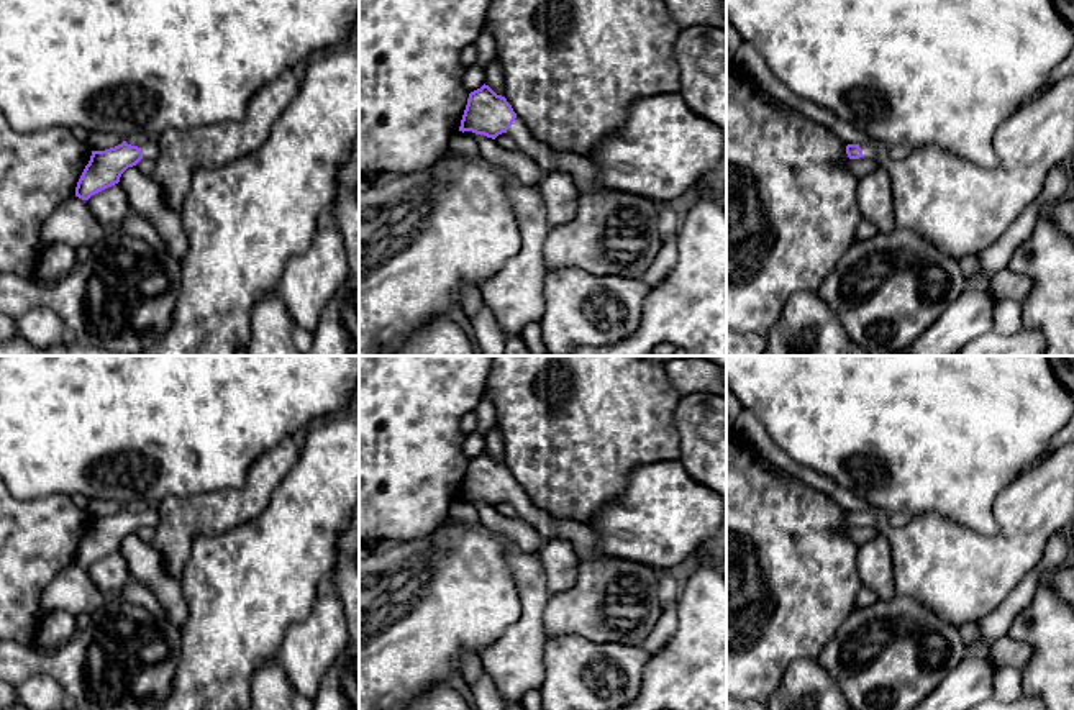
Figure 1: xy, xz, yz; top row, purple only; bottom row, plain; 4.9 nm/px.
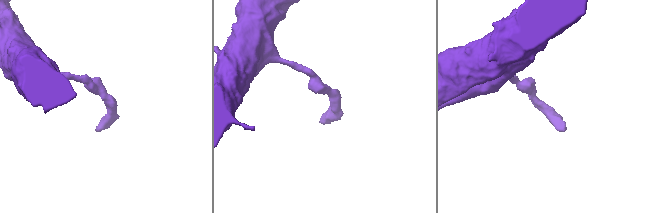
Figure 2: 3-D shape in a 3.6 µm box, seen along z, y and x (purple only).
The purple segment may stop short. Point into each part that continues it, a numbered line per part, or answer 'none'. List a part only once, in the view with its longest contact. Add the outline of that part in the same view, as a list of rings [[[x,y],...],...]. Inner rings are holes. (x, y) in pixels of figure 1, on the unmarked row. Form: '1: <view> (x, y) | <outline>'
1: xz (584, 540) | [[[517,484],[507,502],[517,510],[517,515],[531,523],[543,538],[559,538],[569,541],[580,561],[598,561],[607,558],[597,549],[597,533],[580,521],[557,518],[535,507],[521,487]]]

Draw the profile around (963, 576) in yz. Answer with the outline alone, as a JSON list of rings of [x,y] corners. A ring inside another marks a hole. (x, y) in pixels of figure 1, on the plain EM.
[[[749,410],[740,412],[731,433],[844,510],[872,512],[890,546],[895,594],[918,600],[958,628],[990,615],[1040,562],[1049,538],[1074,521],[1074,443],[1000,490],[992,508],[999,530],[982,535],[935,513],[892,528],[885,512],[794,462]]]

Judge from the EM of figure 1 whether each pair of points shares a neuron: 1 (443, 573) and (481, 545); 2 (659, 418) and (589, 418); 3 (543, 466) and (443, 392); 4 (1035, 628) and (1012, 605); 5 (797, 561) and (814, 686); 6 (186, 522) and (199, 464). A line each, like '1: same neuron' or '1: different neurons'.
1: same neuron
2: same neuron
3: different neurons
4: different neurons
5: different neurons
6: different neurons

